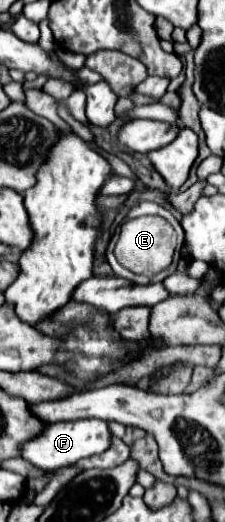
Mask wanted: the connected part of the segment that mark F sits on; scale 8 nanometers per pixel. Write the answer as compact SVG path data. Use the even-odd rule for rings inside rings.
M76 419L76 421L60 421L46 425L44 431L20 445L20 453L26 461L30 461L34 467L42 471L56 471L62 467L74 465L78 459L92 457L102 453L110 447L110 429L108 421L104 419Z

